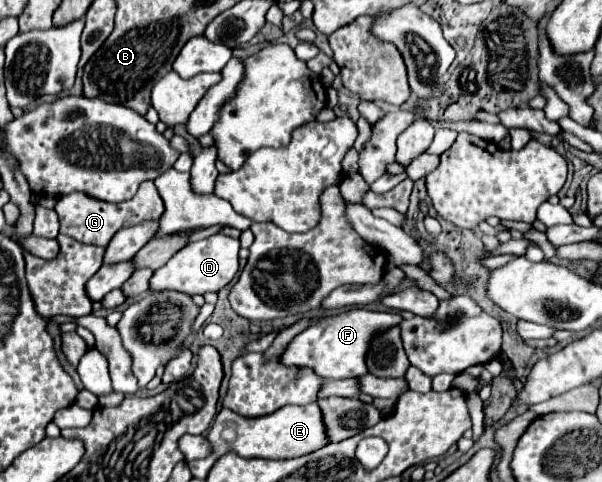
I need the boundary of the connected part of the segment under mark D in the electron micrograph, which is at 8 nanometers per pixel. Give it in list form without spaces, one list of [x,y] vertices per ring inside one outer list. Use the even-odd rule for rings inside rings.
[[[219,233],[207,239],[189,243],[185,245],[185,249],[175,253],[173,259],[167,261],[167,265],[155,271],[151,279],[151,291],[177,289],[189,295],[195,295],[195,293],[205,295],[207,291],[219,291],[221,287],[225,287],[235,277],[237,269],[239,269],[239,239]]]

